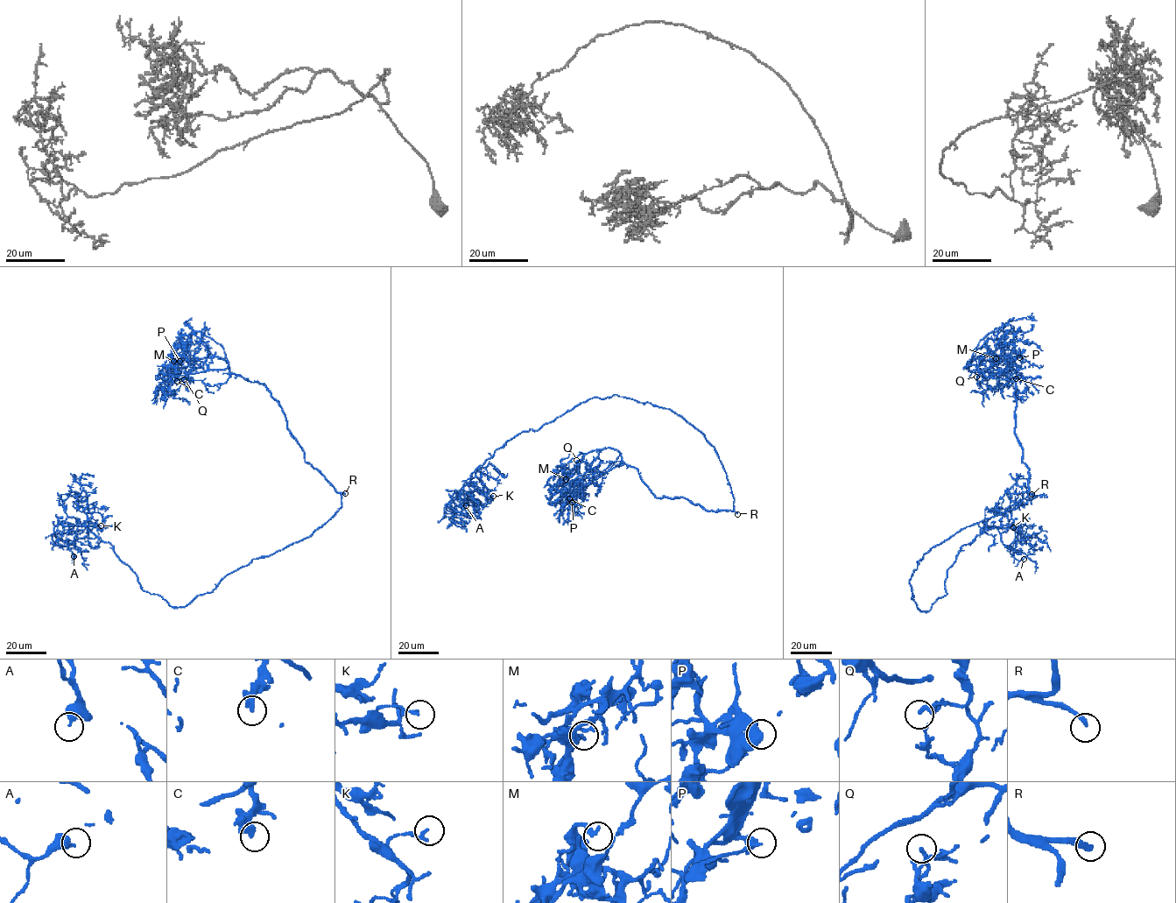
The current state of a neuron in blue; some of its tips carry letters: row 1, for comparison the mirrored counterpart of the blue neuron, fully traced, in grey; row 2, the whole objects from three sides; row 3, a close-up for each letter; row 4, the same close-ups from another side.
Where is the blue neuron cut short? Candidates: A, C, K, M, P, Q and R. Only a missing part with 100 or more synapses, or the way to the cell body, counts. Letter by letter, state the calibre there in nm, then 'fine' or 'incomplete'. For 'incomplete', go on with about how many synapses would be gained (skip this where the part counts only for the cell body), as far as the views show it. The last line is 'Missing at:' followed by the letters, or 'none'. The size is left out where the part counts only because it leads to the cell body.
A: 300 nm thick; fine
C: 200 nm thick; fine
K: 150 nm thick; fine
M: 190 nm thick; fine
P: 240 nm thick; fine
Q: 240 nm thick; fine
R: 260 nm thick; incomplete
Missing at: R

